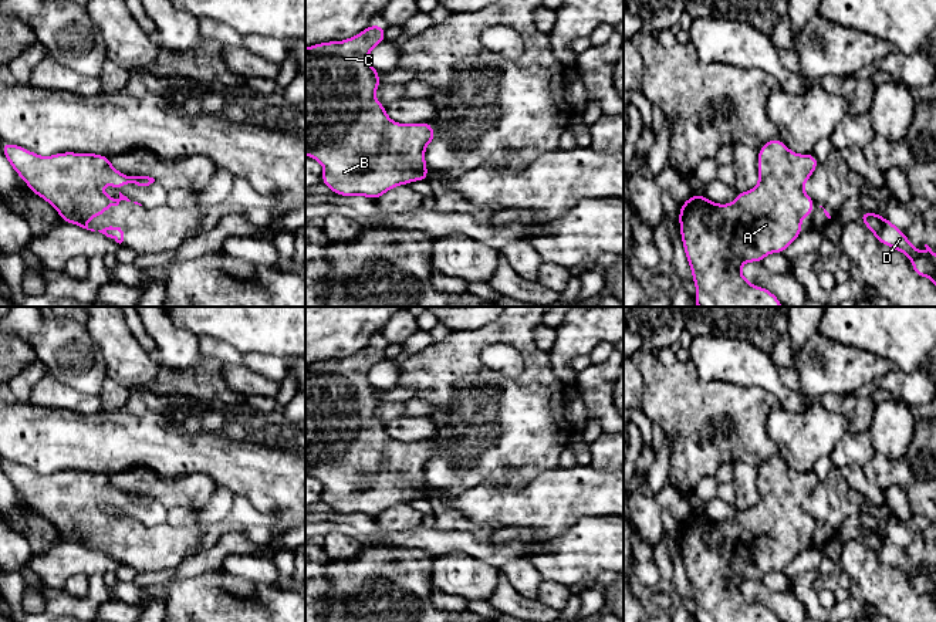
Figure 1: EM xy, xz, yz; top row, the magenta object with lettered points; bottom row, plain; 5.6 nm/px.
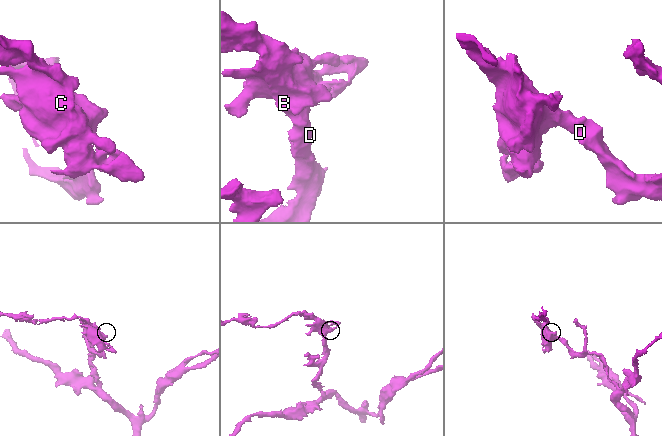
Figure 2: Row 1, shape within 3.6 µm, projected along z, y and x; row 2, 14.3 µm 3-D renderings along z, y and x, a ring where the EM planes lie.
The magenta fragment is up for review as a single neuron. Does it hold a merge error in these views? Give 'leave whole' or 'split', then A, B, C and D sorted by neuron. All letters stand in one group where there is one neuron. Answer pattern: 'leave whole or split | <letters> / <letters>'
leave whole | A B C D

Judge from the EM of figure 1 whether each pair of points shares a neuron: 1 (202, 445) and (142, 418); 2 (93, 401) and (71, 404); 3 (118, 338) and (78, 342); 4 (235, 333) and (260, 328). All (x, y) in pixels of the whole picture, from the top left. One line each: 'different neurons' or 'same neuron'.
1: same neuron
2: same neuron
3: different neurons
4: same neuron

